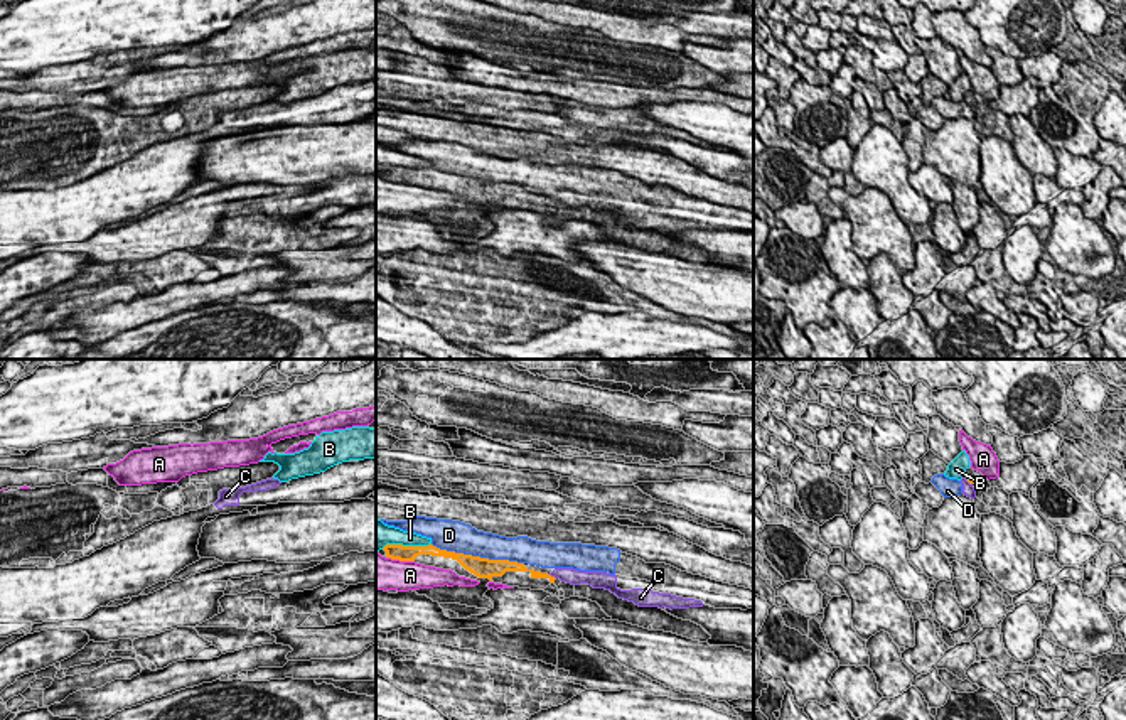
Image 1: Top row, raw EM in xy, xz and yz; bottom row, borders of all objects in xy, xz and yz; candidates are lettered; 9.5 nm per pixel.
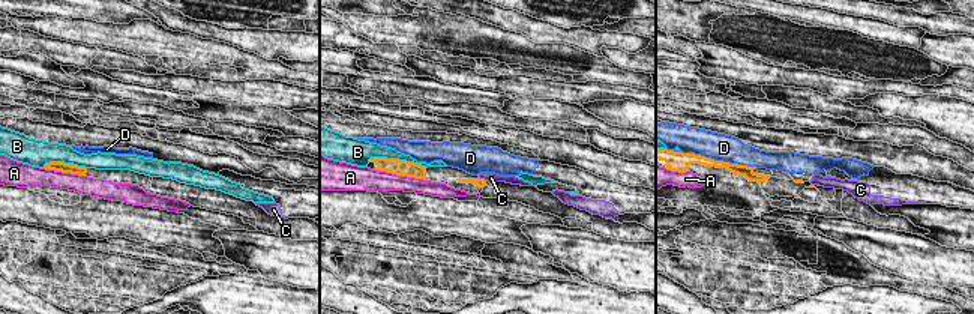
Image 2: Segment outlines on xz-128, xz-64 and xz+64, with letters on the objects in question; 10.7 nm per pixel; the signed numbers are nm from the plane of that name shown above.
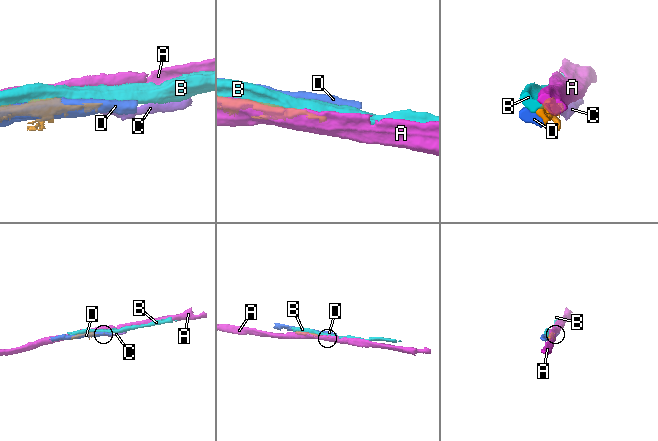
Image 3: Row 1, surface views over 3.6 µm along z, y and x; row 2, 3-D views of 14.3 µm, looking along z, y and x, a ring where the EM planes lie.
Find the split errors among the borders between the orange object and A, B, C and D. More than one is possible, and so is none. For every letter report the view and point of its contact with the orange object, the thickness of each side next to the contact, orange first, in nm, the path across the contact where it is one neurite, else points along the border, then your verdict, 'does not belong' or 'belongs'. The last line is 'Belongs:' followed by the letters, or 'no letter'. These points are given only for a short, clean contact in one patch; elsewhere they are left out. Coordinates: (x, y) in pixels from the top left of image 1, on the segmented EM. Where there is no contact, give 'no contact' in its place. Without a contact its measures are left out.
A: xz (402, 560) | 160/320 nm | does not belong
B: xz (405, 547) | 160/200 nm | does not belong
C: xz (553, 577) | 60/160 nm | along xz (550, 574), (555, 579) | does not belong
D: xz (477, 557) | 190/280 nm | does not belong
Belongs: no letter

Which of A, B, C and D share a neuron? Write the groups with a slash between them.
A / B / C D

